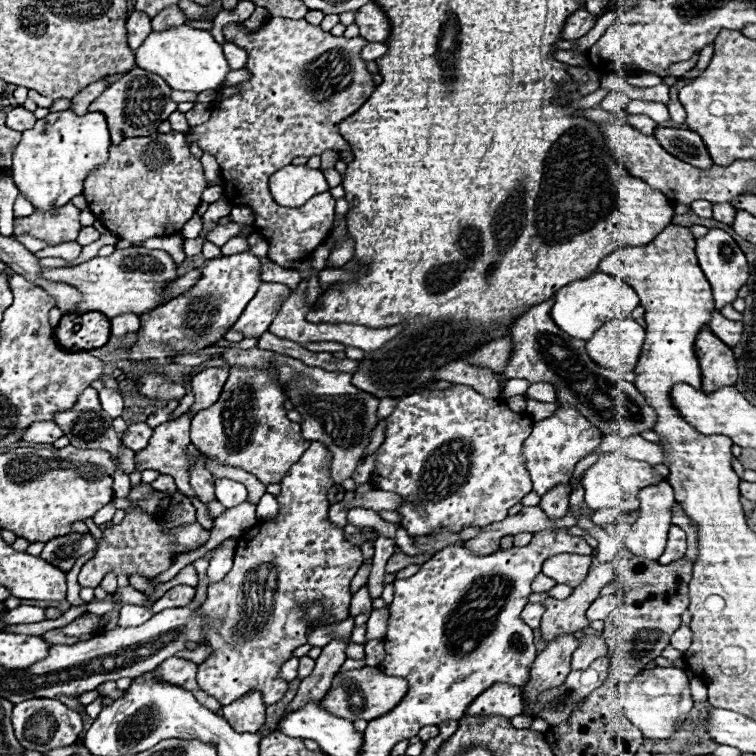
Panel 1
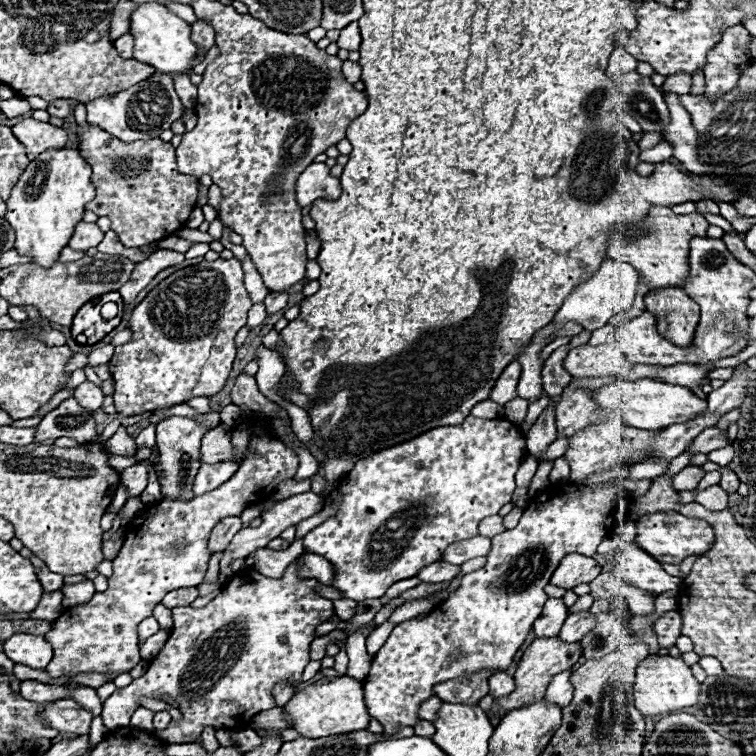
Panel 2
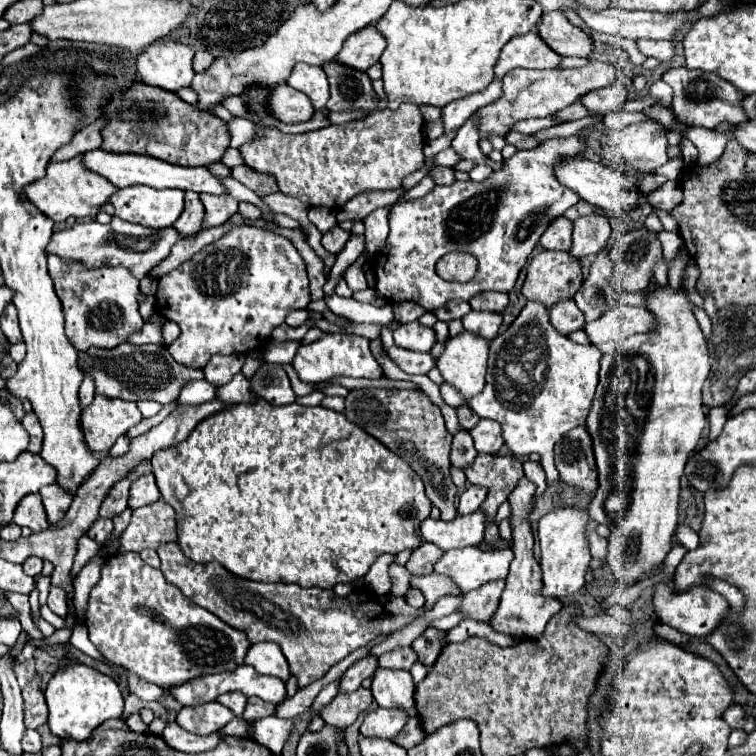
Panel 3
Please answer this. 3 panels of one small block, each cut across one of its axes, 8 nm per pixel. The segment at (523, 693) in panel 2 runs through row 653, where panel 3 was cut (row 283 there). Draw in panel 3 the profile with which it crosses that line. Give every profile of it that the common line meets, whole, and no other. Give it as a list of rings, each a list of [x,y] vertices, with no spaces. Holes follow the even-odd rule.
[[[542,250],[528,266],[522,294],[528,300],[540,300],[548,308],[560,300],[572,298],[582,286],[582,264],[568,252]]]

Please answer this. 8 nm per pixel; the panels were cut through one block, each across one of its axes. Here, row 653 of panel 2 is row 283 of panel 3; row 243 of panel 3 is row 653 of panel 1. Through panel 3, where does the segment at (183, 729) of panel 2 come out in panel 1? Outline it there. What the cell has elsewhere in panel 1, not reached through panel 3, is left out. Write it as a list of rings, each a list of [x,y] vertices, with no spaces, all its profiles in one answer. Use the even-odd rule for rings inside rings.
[[[310,444],[298,464],[294,464],[280,482],[280,494],[276,496],[280,506],[278,514],[270,520],[260,520],[242,538],[238,538],[232,570],[220,582],[212,582],[208,586],[208,600],[202,604],[202,612],[208,620],[206,644],[212,646],[214,654],[198,666],[196,680],[200,688],[214,696],[222,706],[232,704],[252,690],[262,692],[266,706],[278,702],[288,690],[288,682],[284,682],[278,672],[280,666],[292,658],[294,648],[306,644],[306,634],[310,630],[340,622],[348,616],[352,598],[350,582],[364,558],[360,546],[354,546],[344,538],[344,528],[332,524],[328,518],[328,490],[334,486],[334,480],[330,480],[330,460],[332,456],[324,444]],[[308,600],[322,600],[330,618],[316,624],[304,622],[300,606]]]

